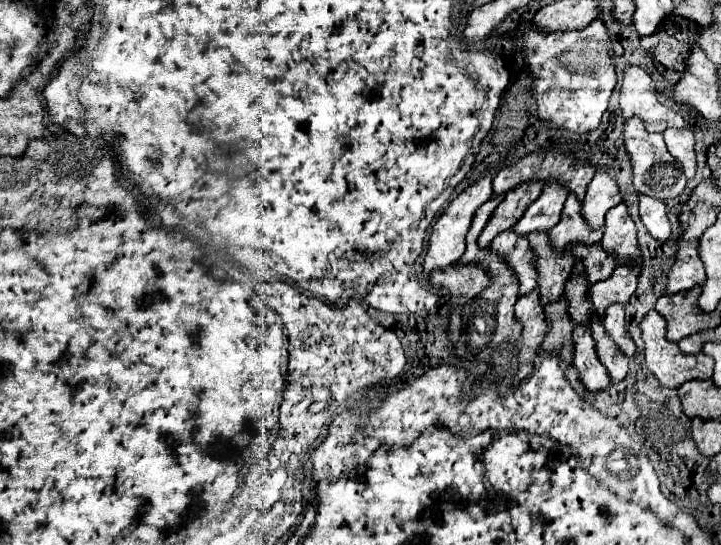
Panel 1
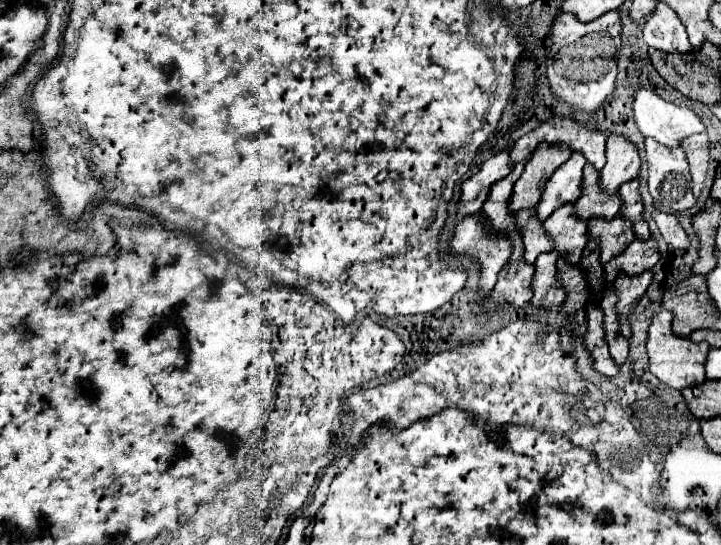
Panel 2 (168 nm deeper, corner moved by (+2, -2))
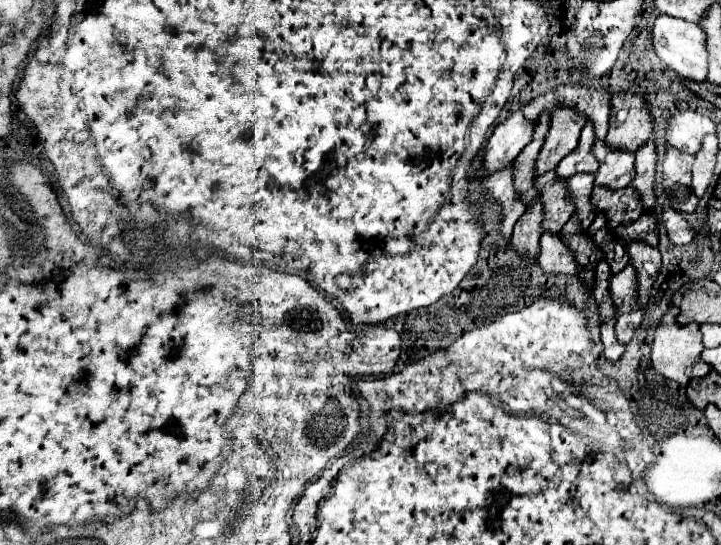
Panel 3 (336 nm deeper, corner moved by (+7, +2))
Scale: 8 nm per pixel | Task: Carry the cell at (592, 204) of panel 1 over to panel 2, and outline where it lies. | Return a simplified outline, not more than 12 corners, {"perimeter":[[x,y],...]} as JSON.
{"perimeter":[[609,135],[601,187],[607,195],[637,177],[641,157],[631,139]]}

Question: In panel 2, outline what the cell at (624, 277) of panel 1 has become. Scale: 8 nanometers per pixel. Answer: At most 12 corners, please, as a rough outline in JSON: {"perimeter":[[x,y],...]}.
{"perimeter":[[635,239],[609,263],[607,283],[625,271],[647,271],[659,261],[657,241]]}

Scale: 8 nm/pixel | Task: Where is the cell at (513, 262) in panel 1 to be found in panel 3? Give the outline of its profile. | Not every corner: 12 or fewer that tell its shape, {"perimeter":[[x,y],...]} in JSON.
{"perimeter":[[554,171],[536,179],[542,229],[560,231],[572,217],[566,183]]}

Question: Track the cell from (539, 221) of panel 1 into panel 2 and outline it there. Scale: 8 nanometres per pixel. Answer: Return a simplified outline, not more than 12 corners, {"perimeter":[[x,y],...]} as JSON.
{"perimeter":[[577,151],[551,175],[537,203],[545,221],[579,199],[585,157]]}

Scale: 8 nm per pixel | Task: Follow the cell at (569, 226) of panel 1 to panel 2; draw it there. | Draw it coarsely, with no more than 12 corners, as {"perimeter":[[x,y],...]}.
{"perimeter":[[585,165],[577,217],[613,219],[621,209],[619,193],[605,195],[599,171]]}

